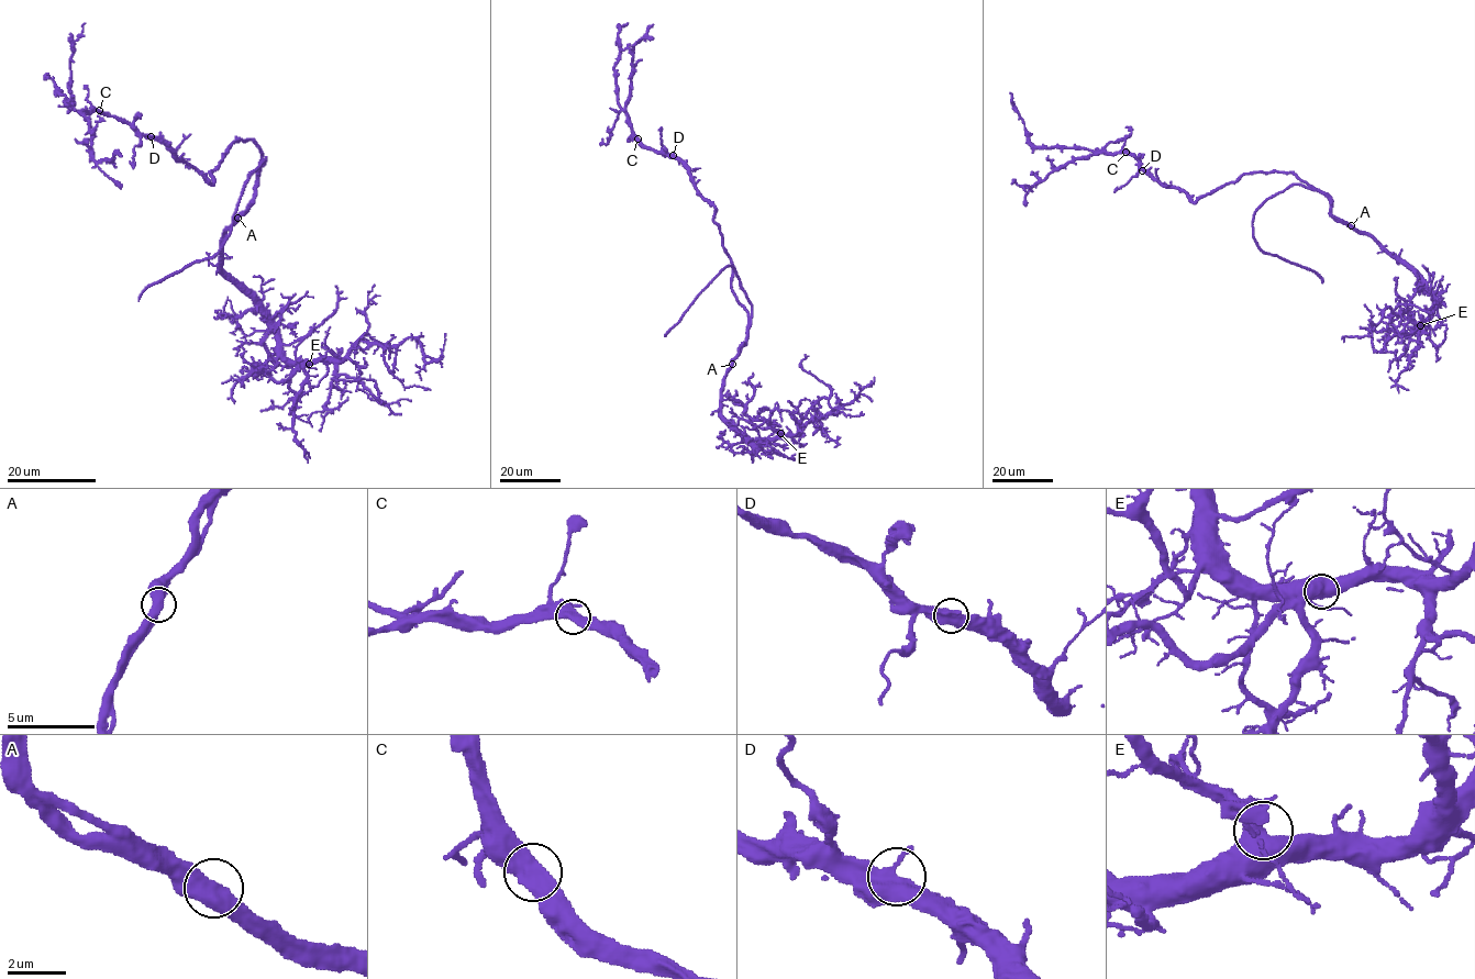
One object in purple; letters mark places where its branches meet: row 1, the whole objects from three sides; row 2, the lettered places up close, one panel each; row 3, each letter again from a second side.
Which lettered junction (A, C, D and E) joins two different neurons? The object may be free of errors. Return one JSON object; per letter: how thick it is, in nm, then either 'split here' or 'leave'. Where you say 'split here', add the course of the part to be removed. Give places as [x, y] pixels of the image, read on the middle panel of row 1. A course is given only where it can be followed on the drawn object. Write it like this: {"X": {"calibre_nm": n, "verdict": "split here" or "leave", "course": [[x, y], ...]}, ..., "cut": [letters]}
{"A": {"calibre_nm": 600, "verdict": "leave"}, "C": {"calibre_nm": 550, "verdict": "leave"}, "D": {"calibre_nm": 550, "verdict": "leave"}, "E": {"calibre_nm": 550, "verdict": "leave"}, "cut": []}

